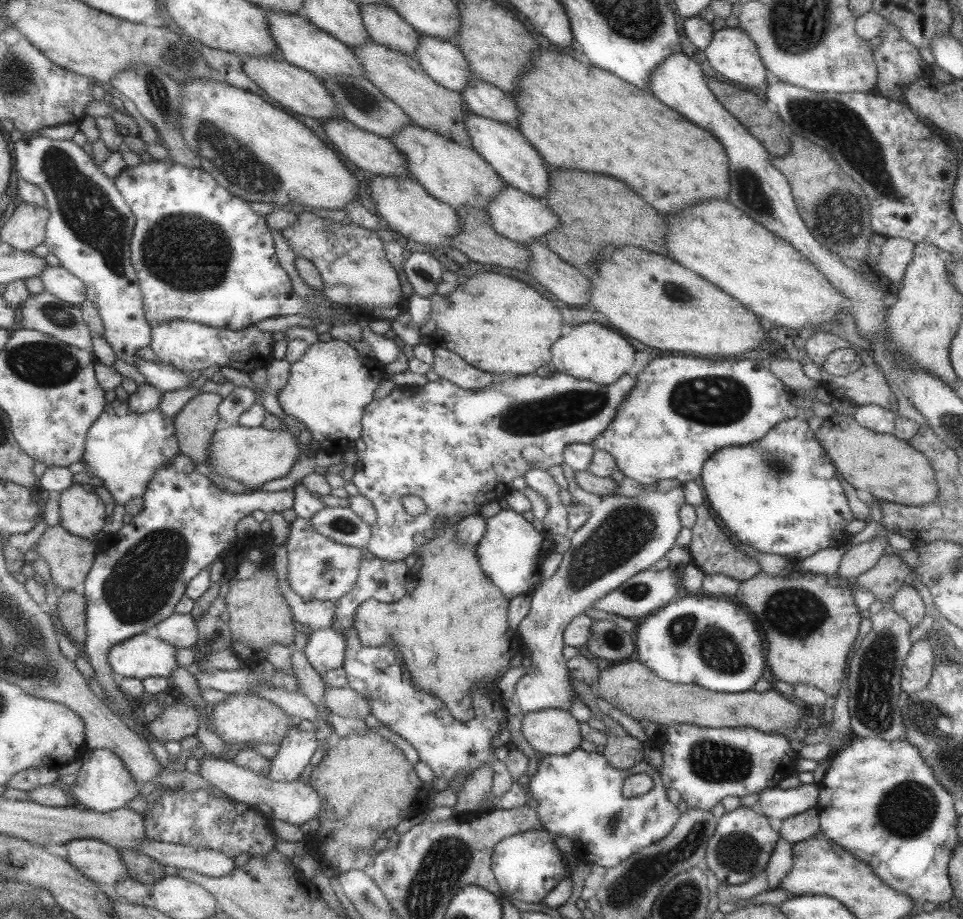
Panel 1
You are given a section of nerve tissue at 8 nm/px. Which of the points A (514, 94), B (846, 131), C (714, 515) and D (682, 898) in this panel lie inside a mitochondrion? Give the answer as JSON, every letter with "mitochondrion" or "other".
{"A":"other","B":"mitochondrion","C":"other","D":"mitochondrion"}

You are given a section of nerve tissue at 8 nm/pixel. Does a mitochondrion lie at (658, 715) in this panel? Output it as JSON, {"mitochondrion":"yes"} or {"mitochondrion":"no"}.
{"mitochondrion":"no"}

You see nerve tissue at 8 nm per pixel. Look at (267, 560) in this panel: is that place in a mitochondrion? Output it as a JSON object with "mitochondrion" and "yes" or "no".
{"mitochondrion":"no"}

